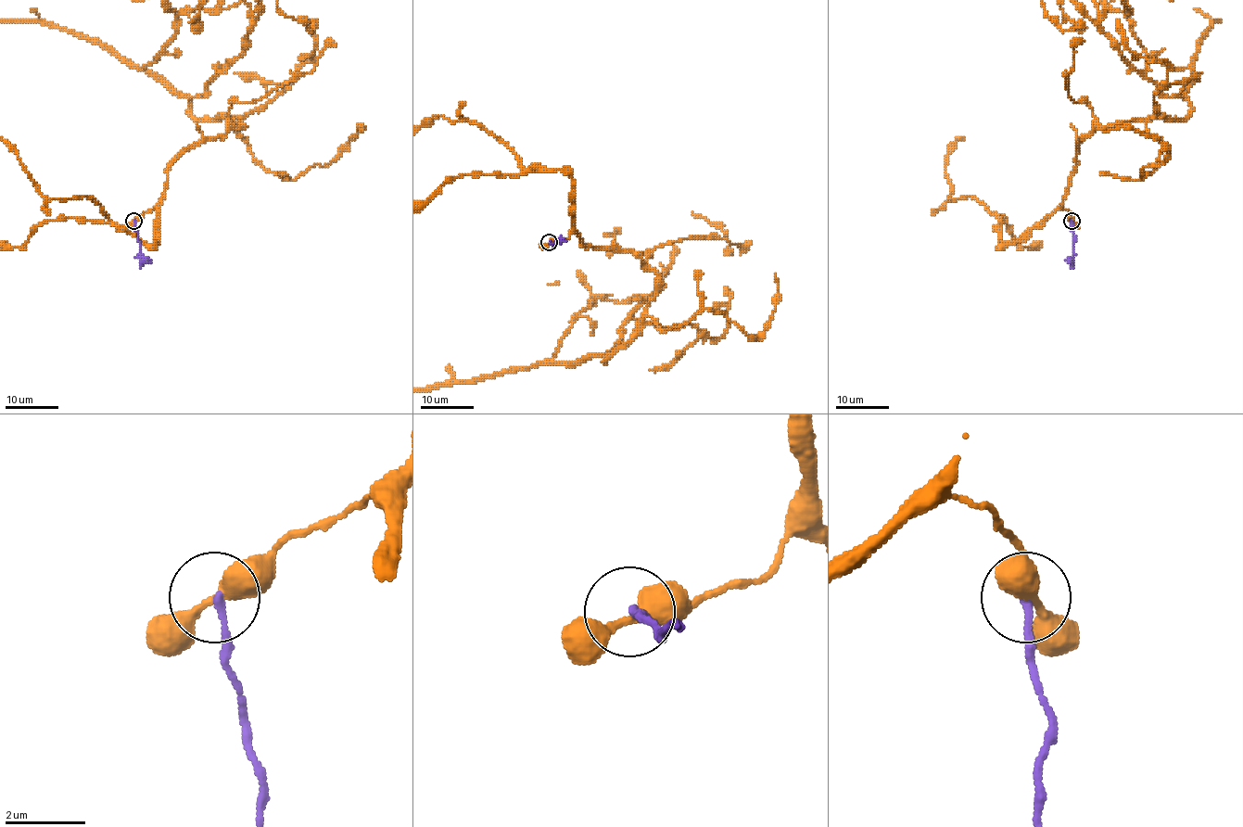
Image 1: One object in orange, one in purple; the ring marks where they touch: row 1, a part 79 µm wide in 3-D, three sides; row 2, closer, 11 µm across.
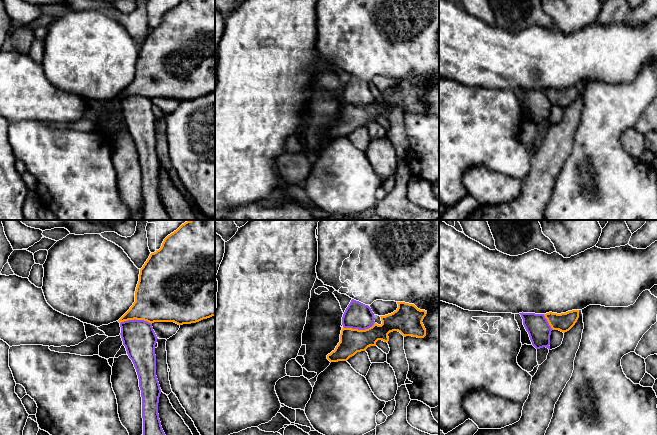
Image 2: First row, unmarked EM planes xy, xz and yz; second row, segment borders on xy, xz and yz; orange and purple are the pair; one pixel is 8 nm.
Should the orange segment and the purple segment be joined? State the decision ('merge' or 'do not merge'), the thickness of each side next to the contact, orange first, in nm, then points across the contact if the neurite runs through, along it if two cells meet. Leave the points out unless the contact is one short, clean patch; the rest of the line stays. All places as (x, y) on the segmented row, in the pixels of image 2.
do not merge | 190/220 nm | along xz (374, 322), (371, 326), (364, 329), (343, 327)

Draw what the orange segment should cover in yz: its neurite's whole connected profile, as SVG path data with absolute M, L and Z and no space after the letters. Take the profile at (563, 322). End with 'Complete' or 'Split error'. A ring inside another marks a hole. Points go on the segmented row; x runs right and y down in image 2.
M572 310L561 314L549 312L544 314L544 316L553 330L559 330L565 333L577 322L579 310Z. Complete

